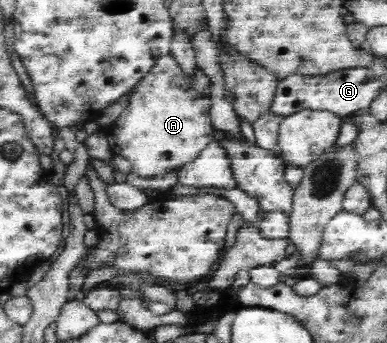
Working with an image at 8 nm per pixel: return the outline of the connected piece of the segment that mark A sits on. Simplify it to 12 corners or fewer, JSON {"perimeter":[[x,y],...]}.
{"perimeter":[[170,53],[104,132],[144,178],[215,139],[209,96]]}

